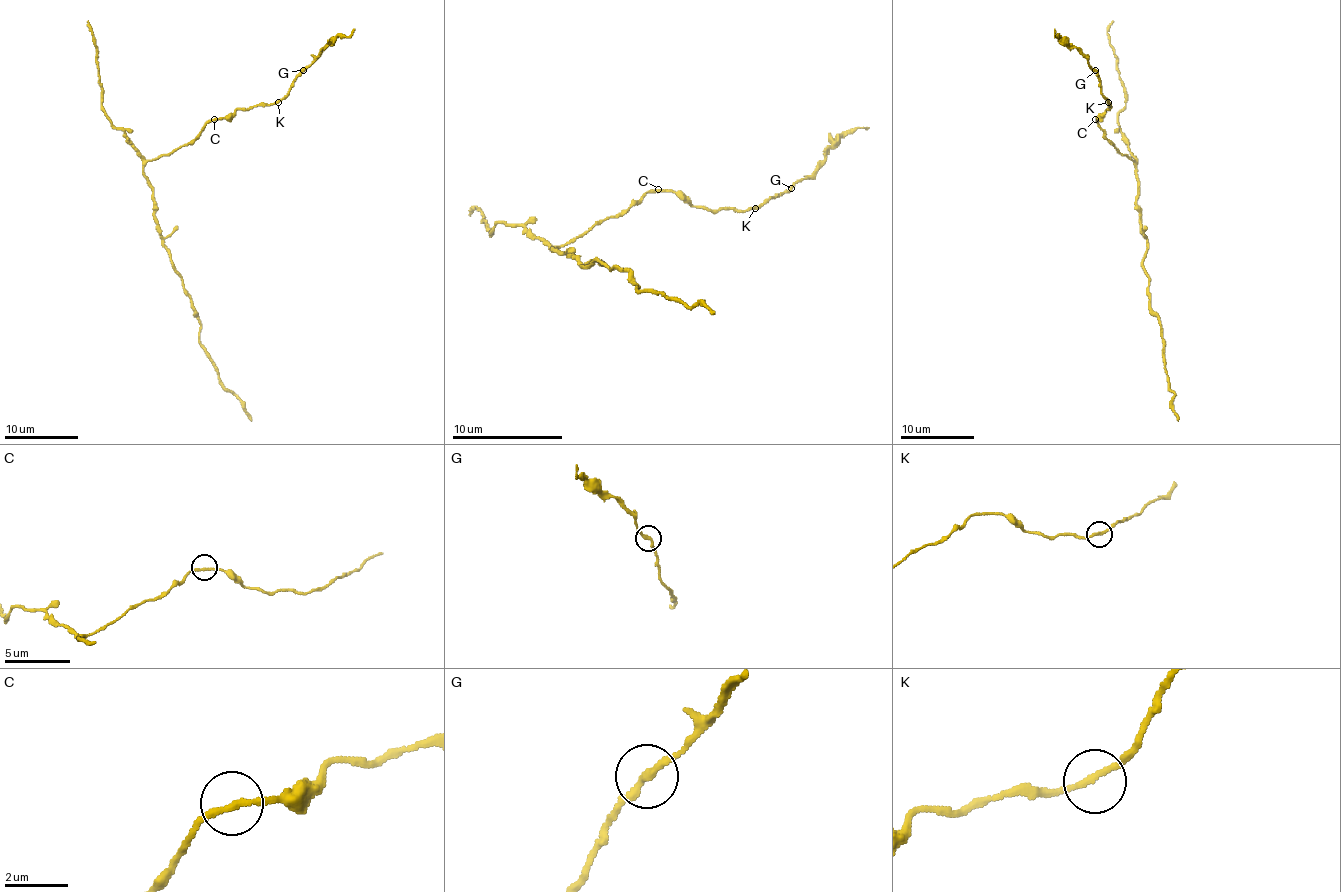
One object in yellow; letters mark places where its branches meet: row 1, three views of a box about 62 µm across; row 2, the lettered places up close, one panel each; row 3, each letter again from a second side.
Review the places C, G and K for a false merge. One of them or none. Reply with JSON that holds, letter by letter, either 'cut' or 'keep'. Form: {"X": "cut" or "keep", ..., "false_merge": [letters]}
{"C": "keep", "G": "cut", "K": "keep", "false_merge": ["G"]}

